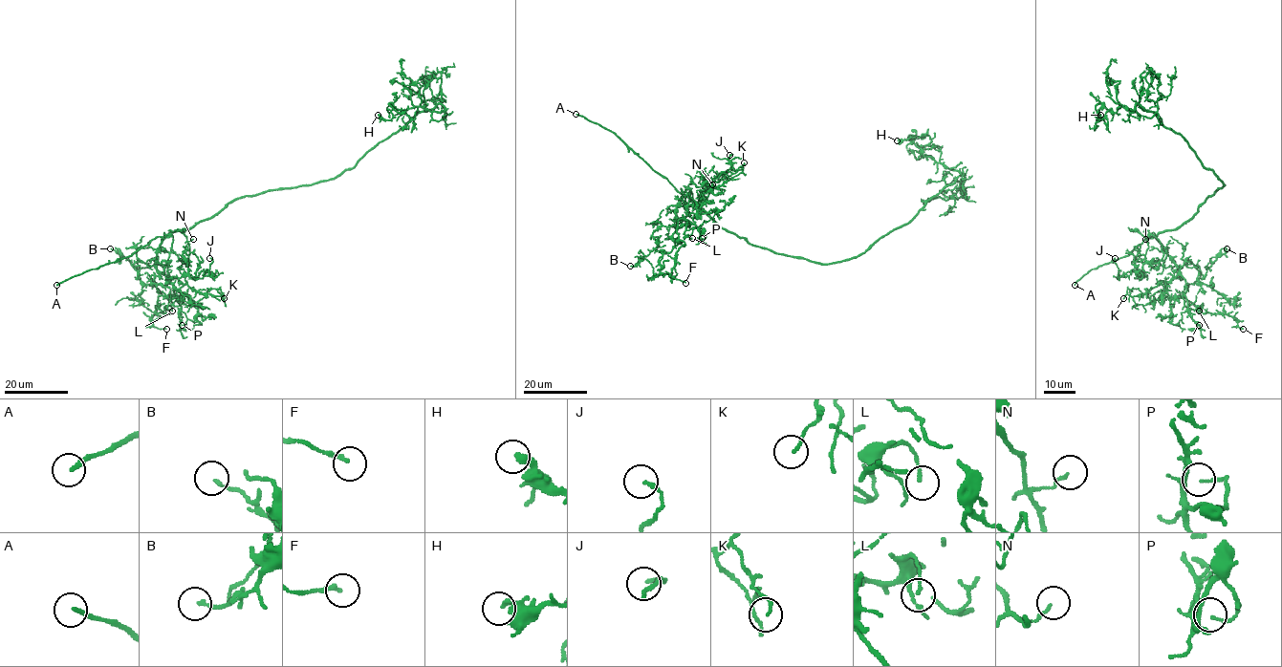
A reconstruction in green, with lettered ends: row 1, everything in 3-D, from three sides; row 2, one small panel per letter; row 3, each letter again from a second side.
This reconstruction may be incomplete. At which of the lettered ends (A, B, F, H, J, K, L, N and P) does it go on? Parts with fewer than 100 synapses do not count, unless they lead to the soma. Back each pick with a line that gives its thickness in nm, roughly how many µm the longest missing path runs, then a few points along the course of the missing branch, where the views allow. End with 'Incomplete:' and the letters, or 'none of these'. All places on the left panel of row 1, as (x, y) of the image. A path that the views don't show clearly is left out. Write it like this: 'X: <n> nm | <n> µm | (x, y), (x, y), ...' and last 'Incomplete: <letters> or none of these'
A: 190 nm | 60 µm
Incomplete: A

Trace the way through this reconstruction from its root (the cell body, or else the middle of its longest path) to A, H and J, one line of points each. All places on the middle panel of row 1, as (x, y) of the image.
A: (815, 262), (754, 246), (722, 228), (614, 133), (575, 114)
H: (815, 262), (833, 264), (863, 253), (964, 175), (924, 156), (912, 137), (897, 140)
J: (815, 262), (754, 246), (722, 228), (687, 197), (680, 204), (693, 204), (707, 181), (722, 180), (729, 155)

